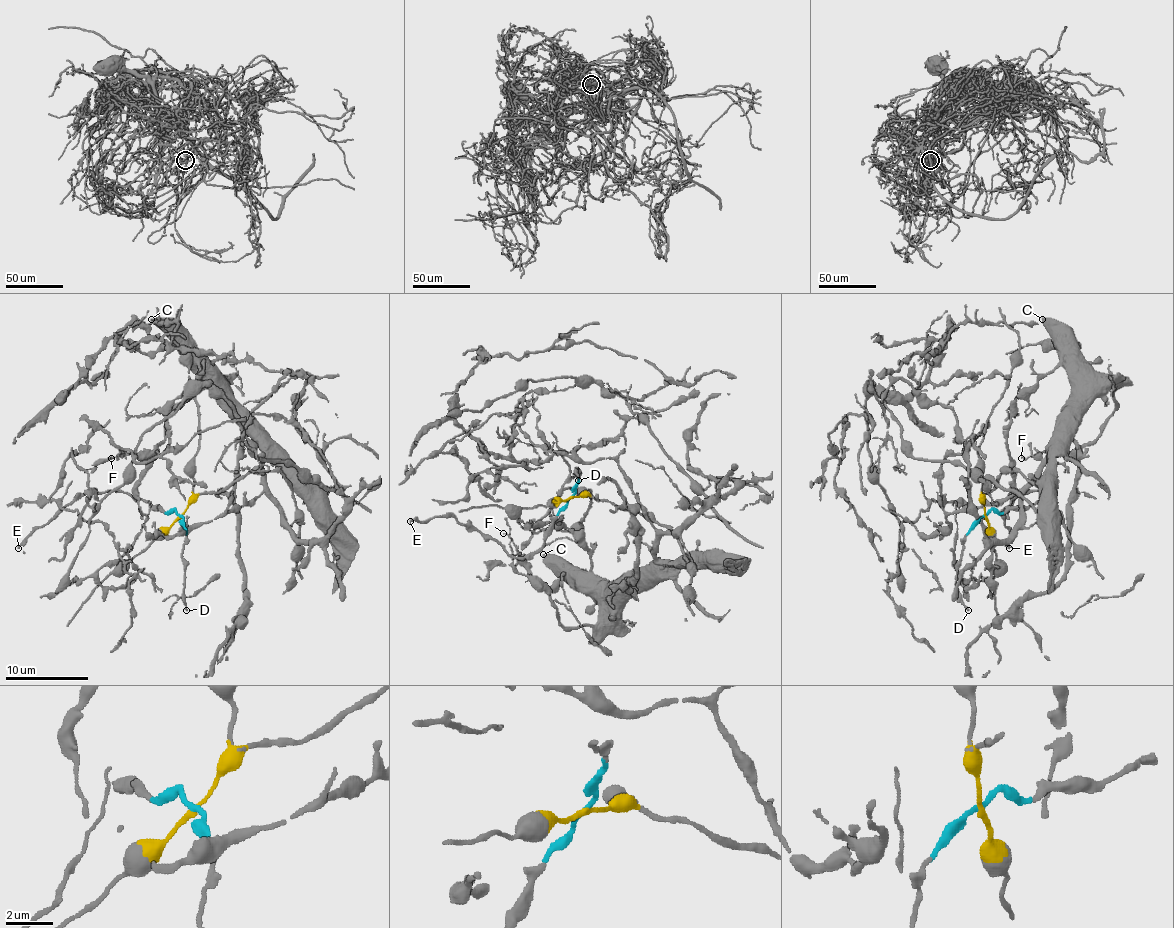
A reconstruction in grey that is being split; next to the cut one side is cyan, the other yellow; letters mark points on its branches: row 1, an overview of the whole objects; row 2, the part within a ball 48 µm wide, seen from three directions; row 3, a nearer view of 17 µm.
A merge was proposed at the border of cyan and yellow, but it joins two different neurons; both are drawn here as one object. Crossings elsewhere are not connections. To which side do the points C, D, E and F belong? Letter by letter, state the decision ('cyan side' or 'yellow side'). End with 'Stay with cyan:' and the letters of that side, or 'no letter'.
C: yellow side
D: cyan side
E: cyan side
F: yellow side
Stay with cyan: D, E

